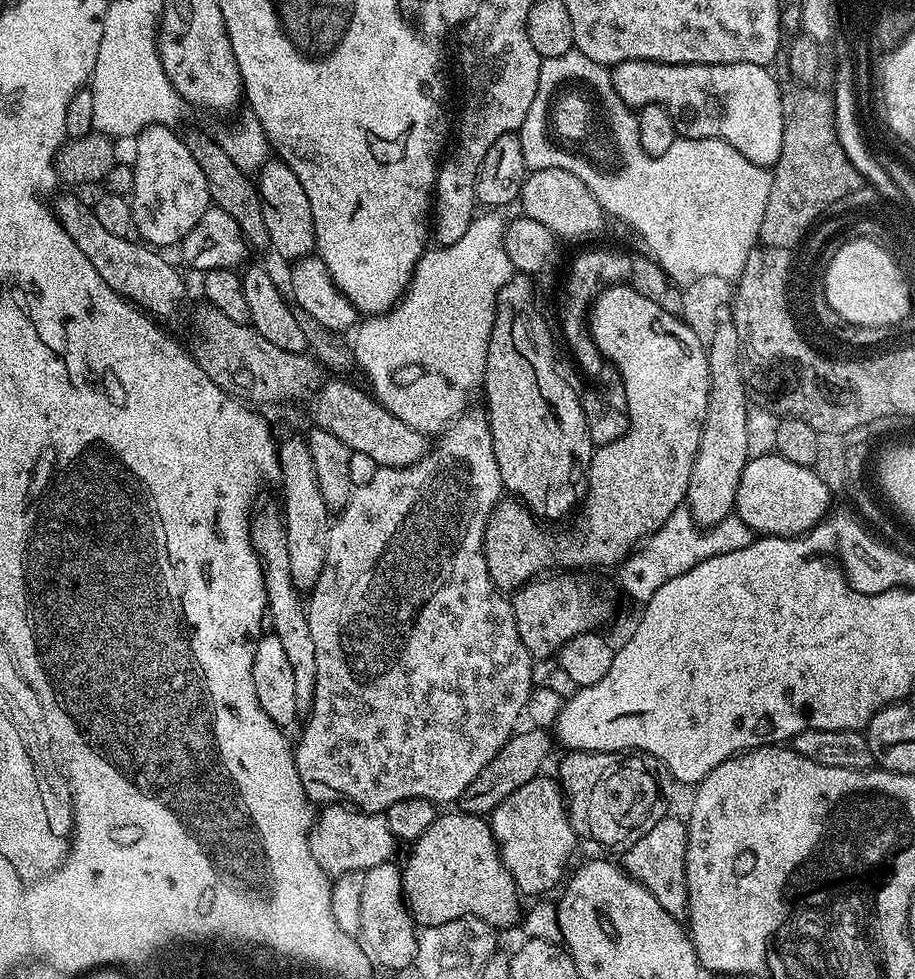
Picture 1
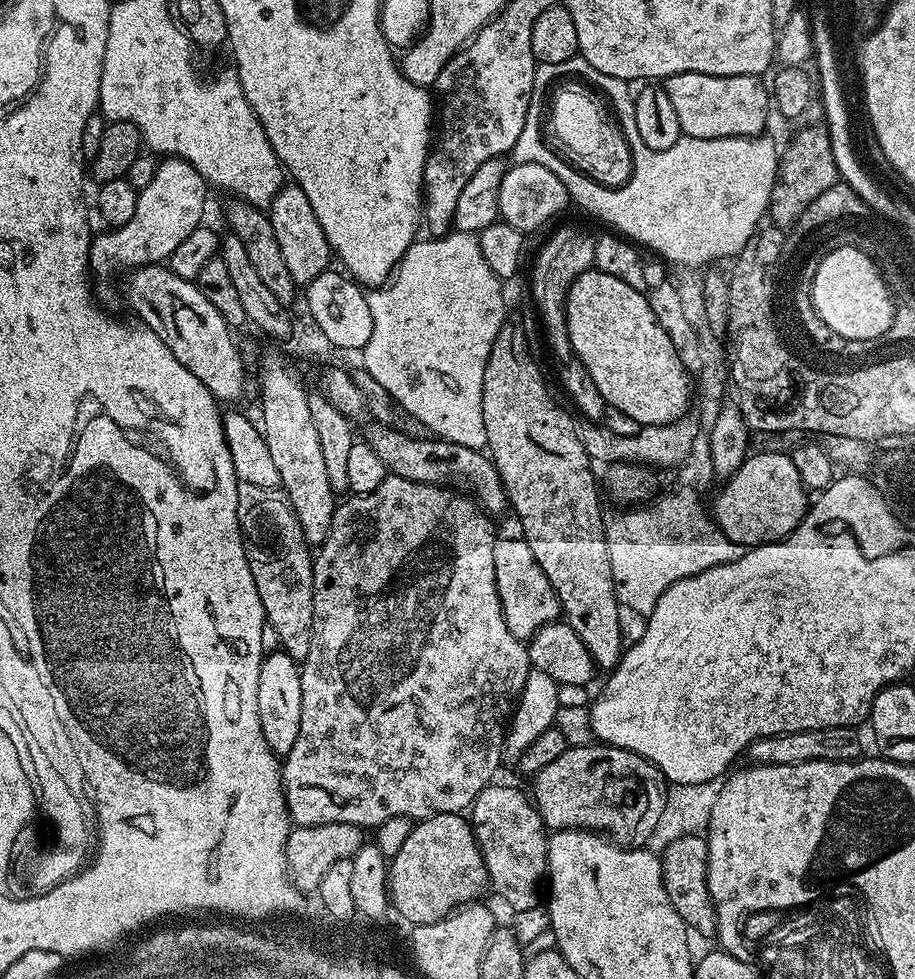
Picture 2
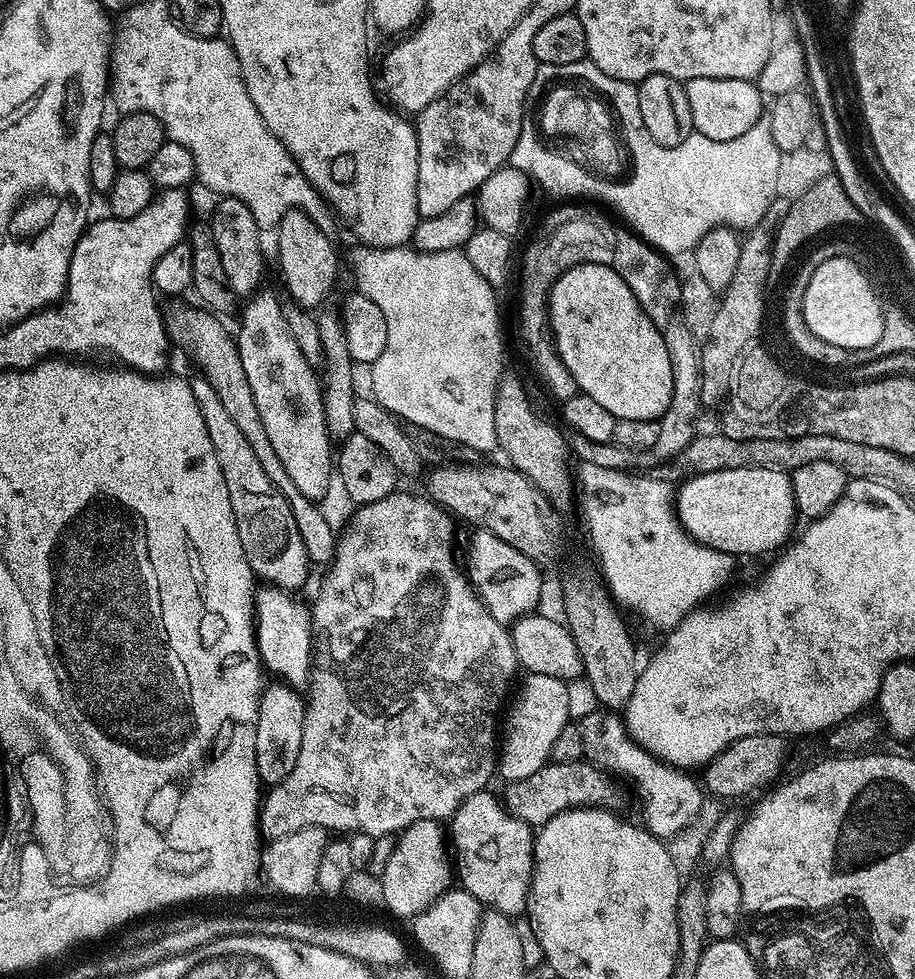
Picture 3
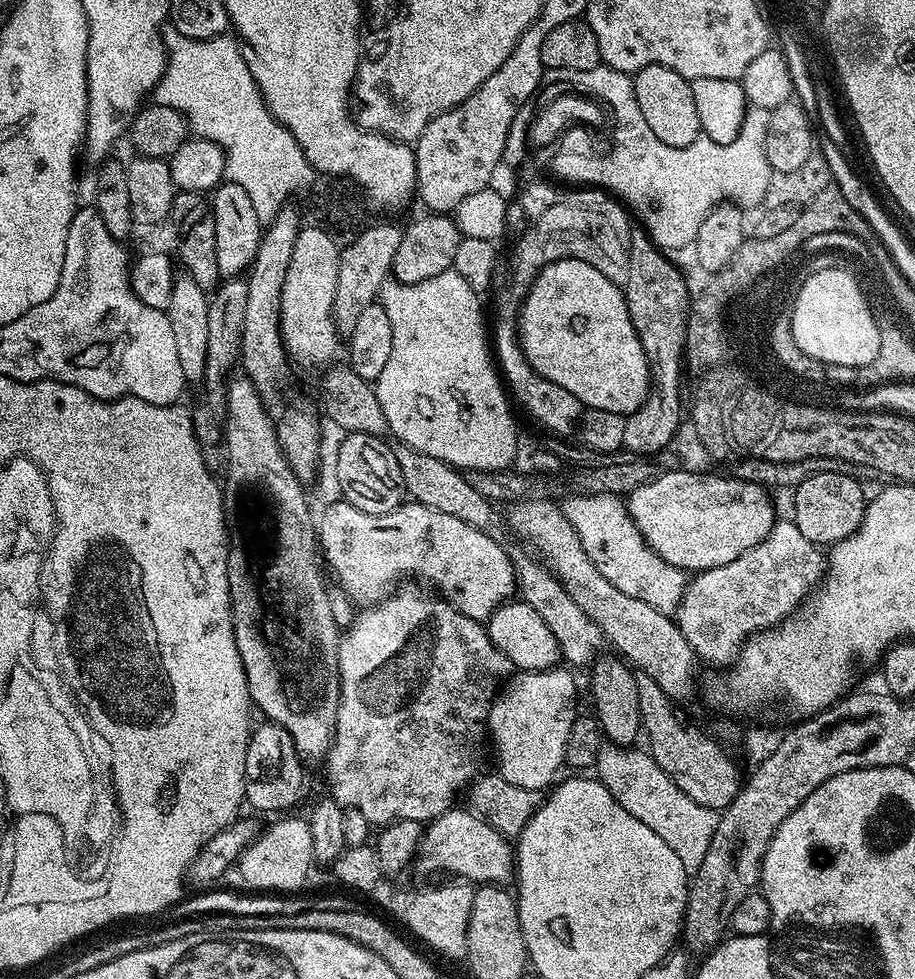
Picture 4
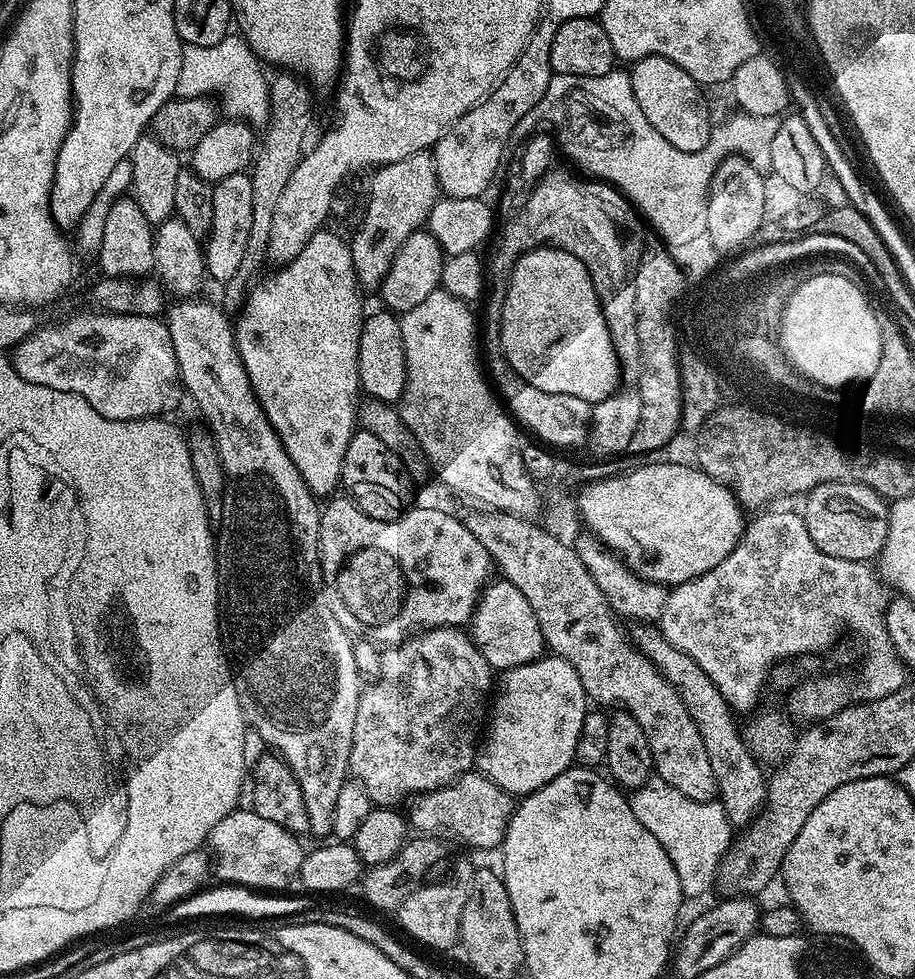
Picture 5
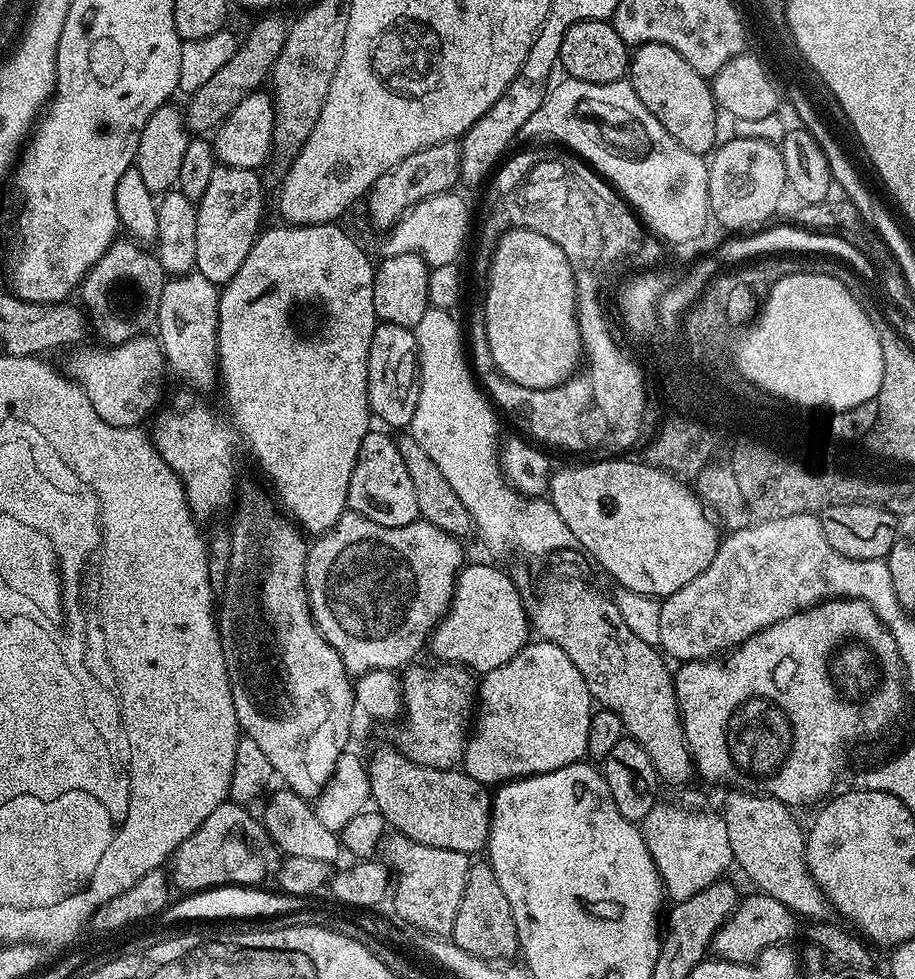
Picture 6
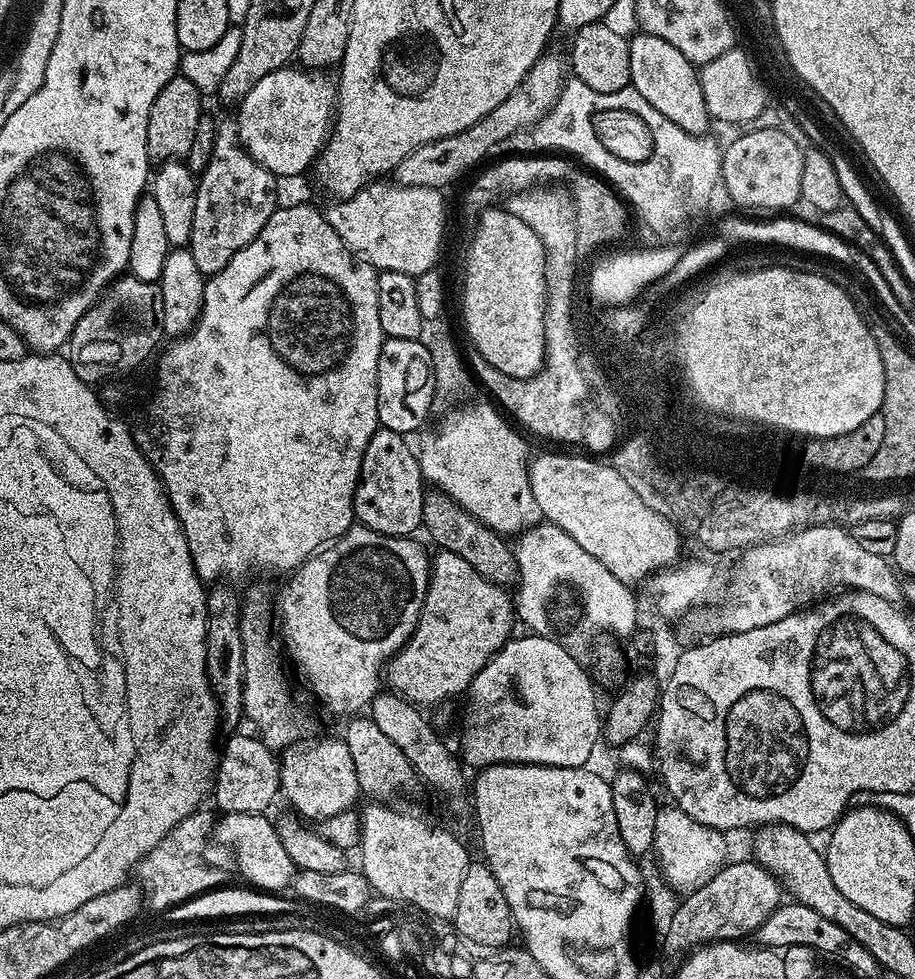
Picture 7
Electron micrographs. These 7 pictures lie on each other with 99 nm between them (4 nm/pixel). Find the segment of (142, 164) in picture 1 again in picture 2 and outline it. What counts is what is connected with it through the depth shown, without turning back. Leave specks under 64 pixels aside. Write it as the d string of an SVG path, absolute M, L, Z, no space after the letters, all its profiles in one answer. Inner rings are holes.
M164 158L156 165L156 176L150 178L145 188L139 189L138 206L134 218L126 226L104 230L101 236L93 235L88 245L88 263L100 276L108 276L119 268L131 270L145 264L167 261L193 230L201 227L204 216L204 199L209 189L202 174L190 166L190 162Z

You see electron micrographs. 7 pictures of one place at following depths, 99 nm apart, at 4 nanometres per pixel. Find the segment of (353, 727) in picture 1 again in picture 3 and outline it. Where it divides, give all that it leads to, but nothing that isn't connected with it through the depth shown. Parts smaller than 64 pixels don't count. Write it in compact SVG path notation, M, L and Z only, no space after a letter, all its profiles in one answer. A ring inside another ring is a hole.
M403 490L391 492L378 502L361 504L355 511L352 521L345 526L344 532L342 528L339 533L336 557L326 568L328 577L321 582L316 601L310 604L315 671L306 689L302 746L294 770L280 784L267 789L260 805L260 834L268 842L286 838L286 834L303 828L322 828L332 834L361 832L377 837L399 834L414 822L444 822L456 813L466 798L470 798L470 794L485 791L489 787L488 779L498 768L498 717L505 703L504 695L518 673L516 651L511 631L490 618L486 606L482 606L480 597L468 583L465 569L456 565L456 556L452 553L453 517L427 495L411 496Z

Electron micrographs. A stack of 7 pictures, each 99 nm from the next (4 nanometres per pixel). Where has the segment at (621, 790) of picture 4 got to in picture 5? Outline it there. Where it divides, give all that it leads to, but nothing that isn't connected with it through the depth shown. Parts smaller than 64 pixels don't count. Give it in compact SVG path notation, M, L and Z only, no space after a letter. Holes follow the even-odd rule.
M649 777L647 783L633 791L631 808L638 822L662 844L678 874L681 893L700 896L717 877L718 868L732 842L732 825L718 800L694 800L679 793L660 777Z

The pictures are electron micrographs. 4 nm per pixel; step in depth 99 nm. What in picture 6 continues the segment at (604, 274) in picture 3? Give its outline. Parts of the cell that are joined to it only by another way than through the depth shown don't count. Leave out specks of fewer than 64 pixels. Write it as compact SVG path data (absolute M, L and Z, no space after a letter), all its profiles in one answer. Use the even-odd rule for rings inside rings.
M509 228L500 233L486 277L488 289L484 292L482 307L490 354L497 371L505 380L518 386L553 388L564 383L577 371L576 363L582 360L582 347L577 320L576 275L572 273L566 254L562 254L562 246L554 246L546 234L538 234L529 228Z

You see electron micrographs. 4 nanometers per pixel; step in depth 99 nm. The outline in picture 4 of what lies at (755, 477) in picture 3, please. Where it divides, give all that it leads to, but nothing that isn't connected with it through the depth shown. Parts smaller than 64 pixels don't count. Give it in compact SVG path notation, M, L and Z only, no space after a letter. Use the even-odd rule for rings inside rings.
M661 471L659 475L653 477L648 484L638 486L633 492L626 496L628 512L632 516L632 520L638 526L638 530L644 535L644 541L649 544L654 551L666 562L670 562L670 566L678 566L683 568L685 573L697 574L708 571L714 567L725 566L728 562L733 562L740 554L746 554L746 550L750 550L750 546L758 546L758 542L762 542L762 538L766 538L766 534L770 534L770 530L777 522L778 513L772 509L772 500L768 497L769 489L763 484L755 484L750 481L742 481L733 478L731 475L725 476L707 476L704 472L667 472Z

